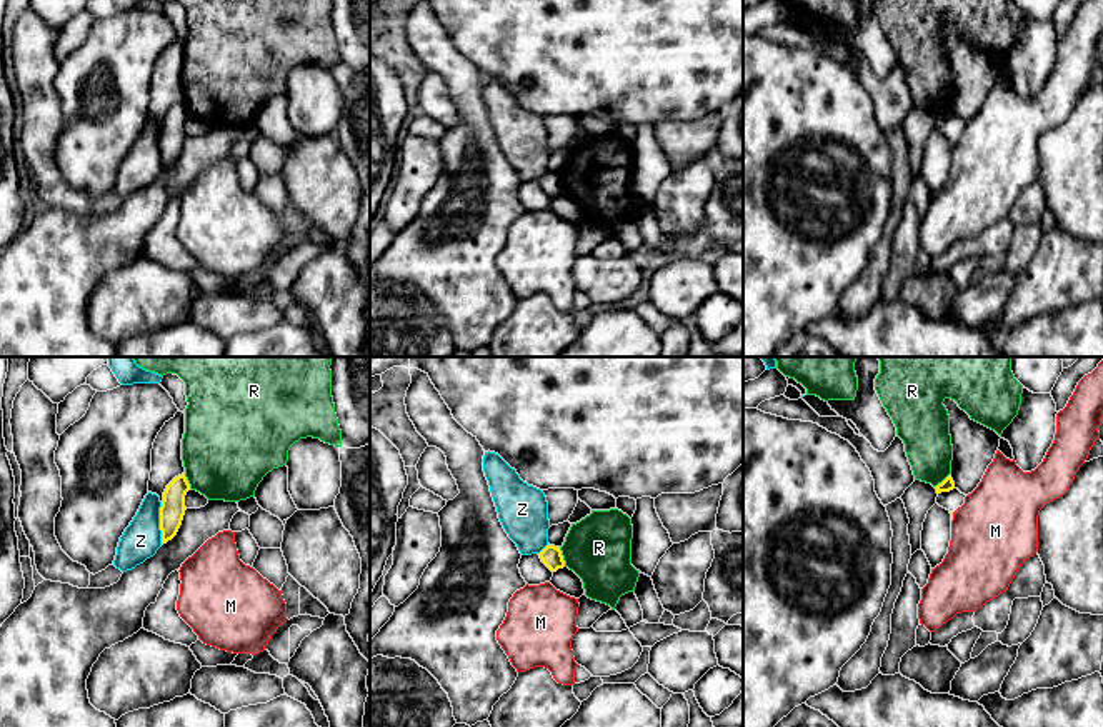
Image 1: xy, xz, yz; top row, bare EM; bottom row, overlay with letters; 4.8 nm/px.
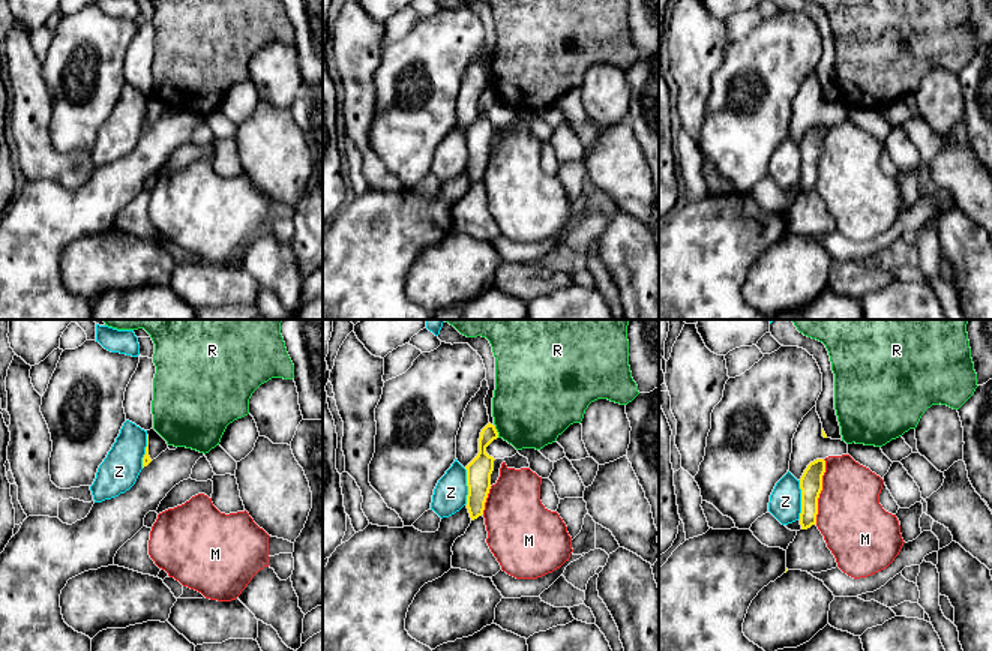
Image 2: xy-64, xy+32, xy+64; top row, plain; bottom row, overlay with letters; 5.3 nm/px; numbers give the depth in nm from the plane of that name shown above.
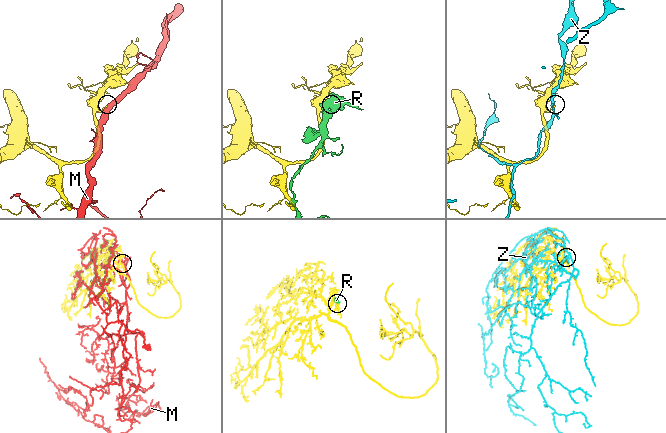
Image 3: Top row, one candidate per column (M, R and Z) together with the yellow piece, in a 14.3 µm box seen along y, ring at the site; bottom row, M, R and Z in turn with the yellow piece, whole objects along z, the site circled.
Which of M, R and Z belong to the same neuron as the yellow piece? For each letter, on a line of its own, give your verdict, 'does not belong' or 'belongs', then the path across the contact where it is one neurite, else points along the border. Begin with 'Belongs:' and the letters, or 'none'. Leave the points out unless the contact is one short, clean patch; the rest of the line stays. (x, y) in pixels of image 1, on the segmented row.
Belongs: none
M: does not belong
R: does not belong; border along xz (558, 547), (565, 566)
Z: does not belong

